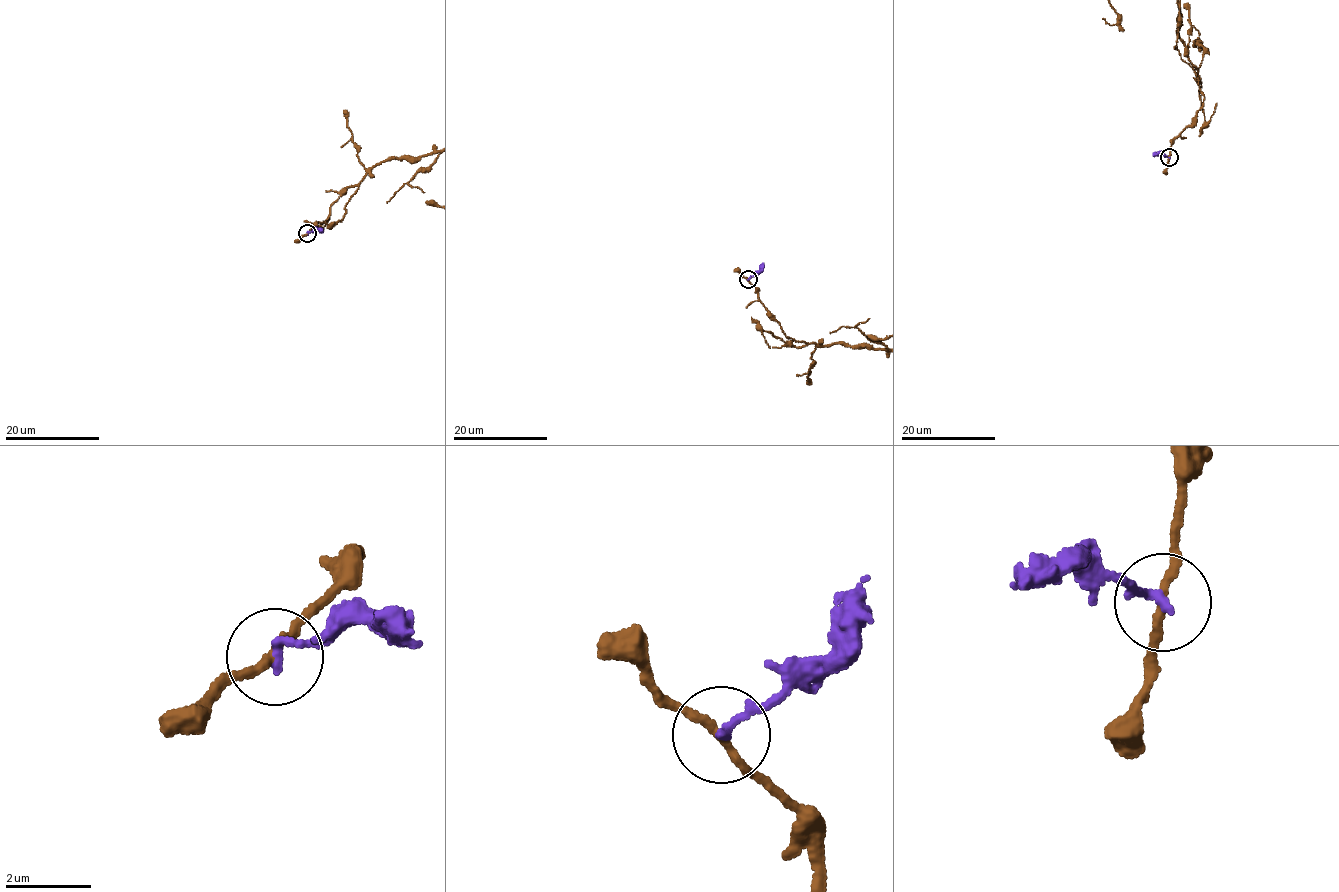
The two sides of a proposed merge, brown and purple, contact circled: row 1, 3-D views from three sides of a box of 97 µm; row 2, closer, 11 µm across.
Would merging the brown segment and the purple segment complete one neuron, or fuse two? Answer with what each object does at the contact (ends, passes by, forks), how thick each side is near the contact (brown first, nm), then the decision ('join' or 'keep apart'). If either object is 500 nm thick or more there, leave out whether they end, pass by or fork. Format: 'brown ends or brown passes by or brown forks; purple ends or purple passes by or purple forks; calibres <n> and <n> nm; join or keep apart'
brown passes by; purple ends; calibres 190 and 200 nm; keep apart

